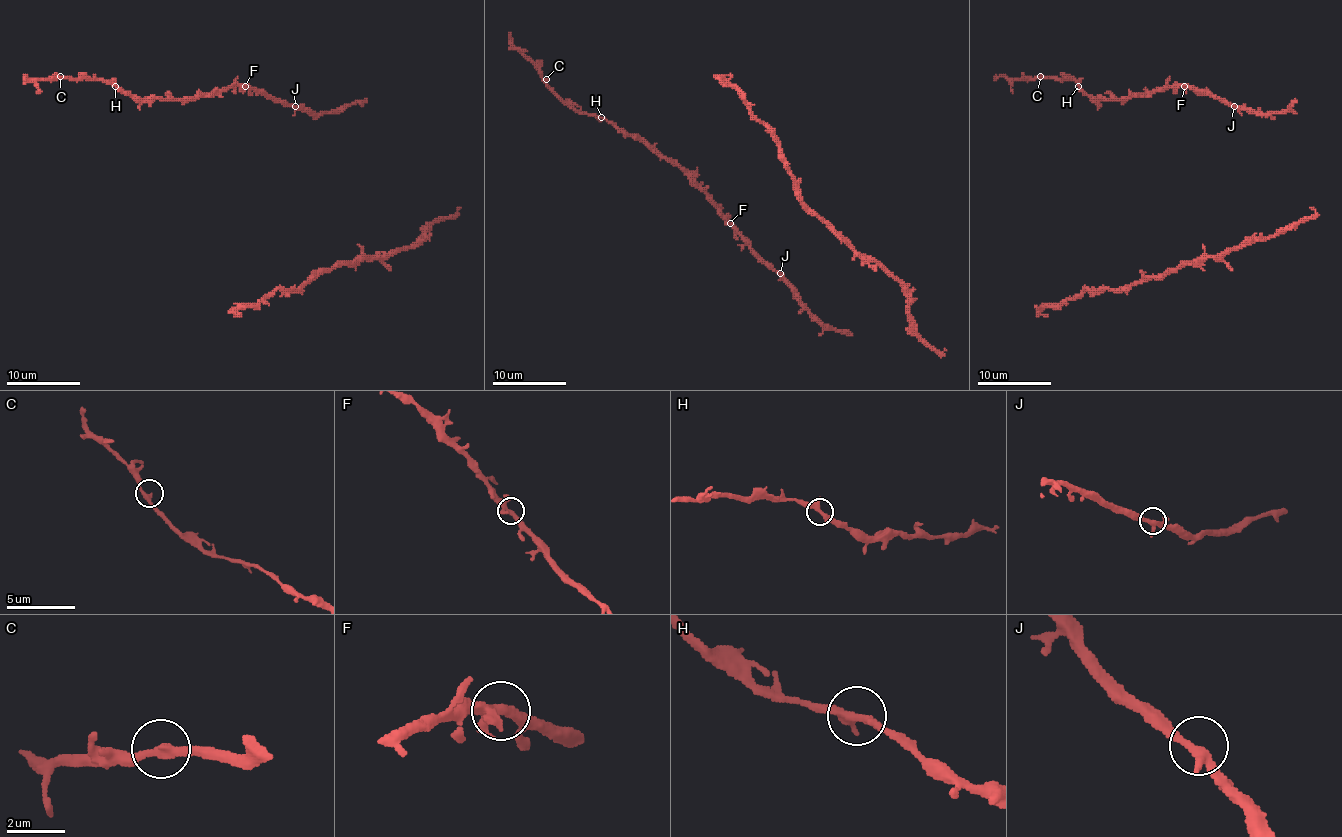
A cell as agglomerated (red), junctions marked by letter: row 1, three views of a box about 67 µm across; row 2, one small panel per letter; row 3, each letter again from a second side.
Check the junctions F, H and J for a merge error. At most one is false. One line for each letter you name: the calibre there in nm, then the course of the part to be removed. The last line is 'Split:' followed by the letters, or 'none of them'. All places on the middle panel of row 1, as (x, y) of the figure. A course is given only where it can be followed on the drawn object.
Split: none of them

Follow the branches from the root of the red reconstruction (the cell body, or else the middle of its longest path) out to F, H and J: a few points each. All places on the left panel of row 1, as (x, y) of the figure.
F: (363, 106), (352, 102), (332, 111), (308, 113), (245, 86)
H: (363, 106), (352, 102), (332, 111), (308, 113), (245, 86), (228, 86), (191, 99), (132, 99), (116, 86)
J: (363, 106), (352, 102), (339, 110), (319, 113), (308, 113), (295, 106)

